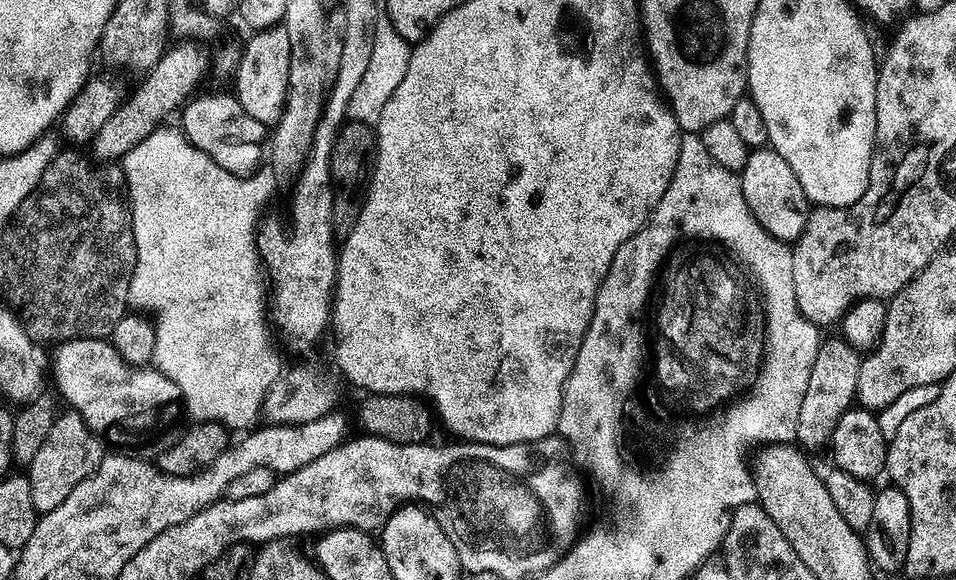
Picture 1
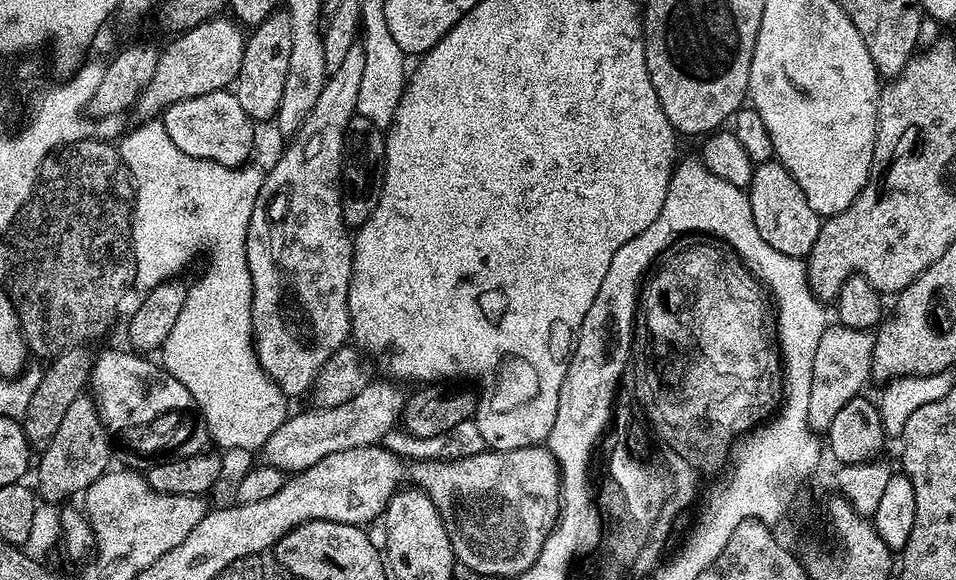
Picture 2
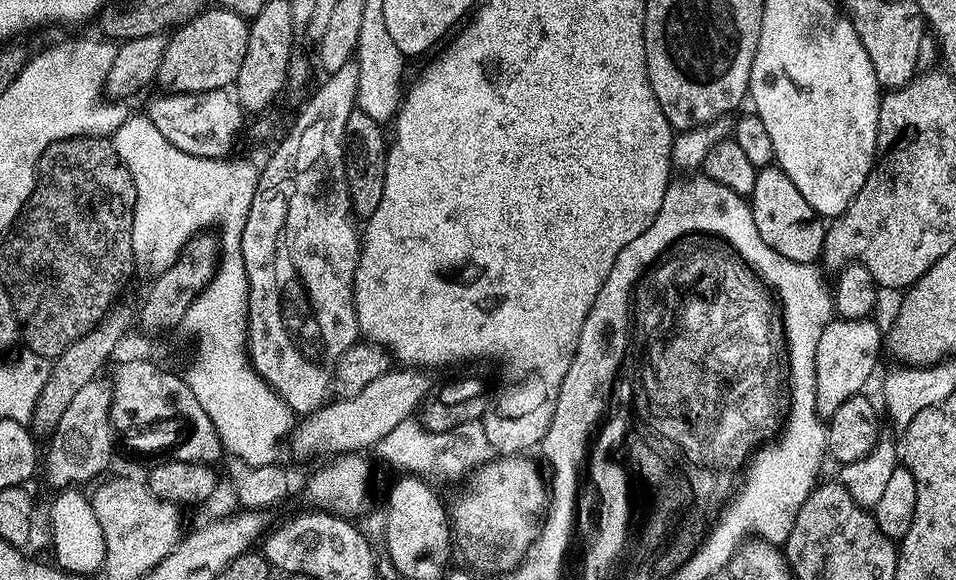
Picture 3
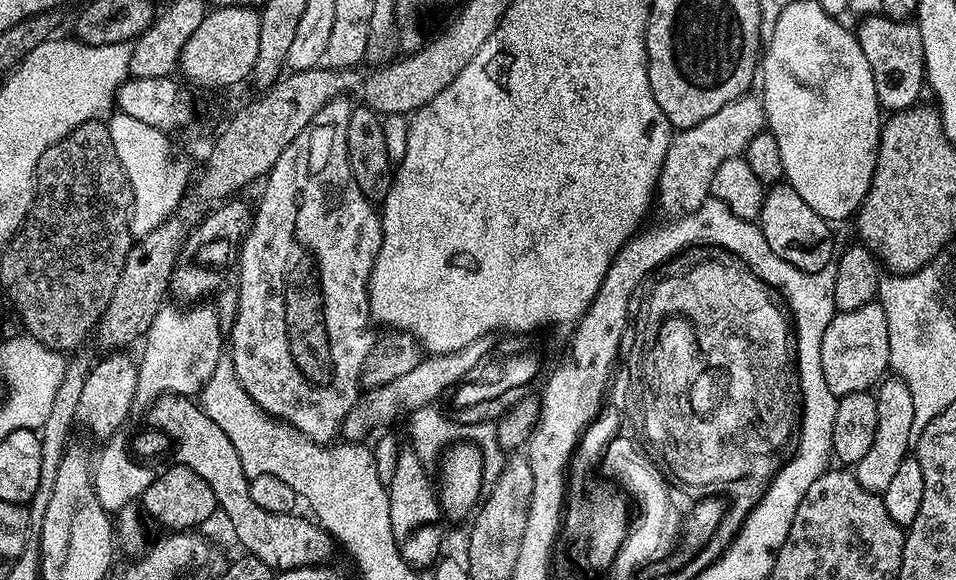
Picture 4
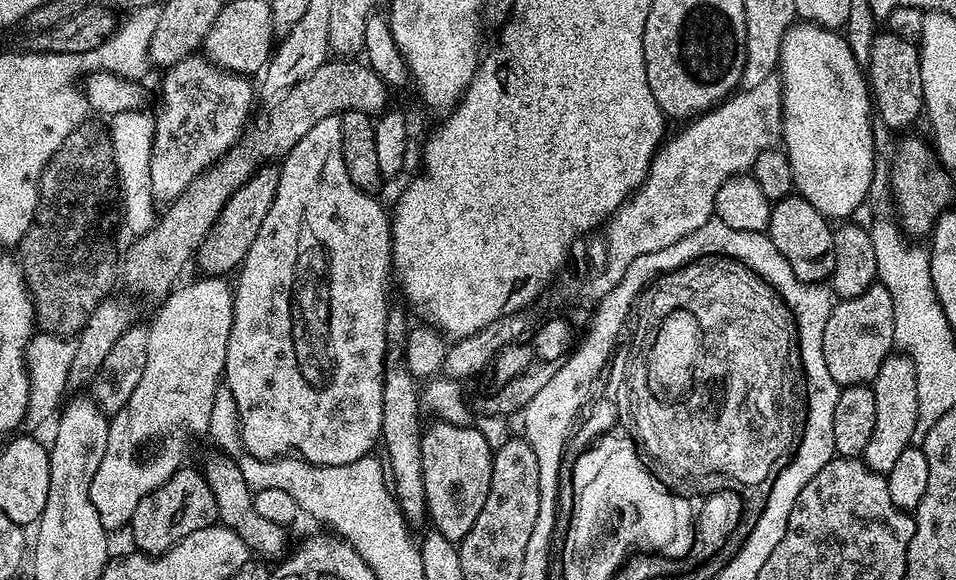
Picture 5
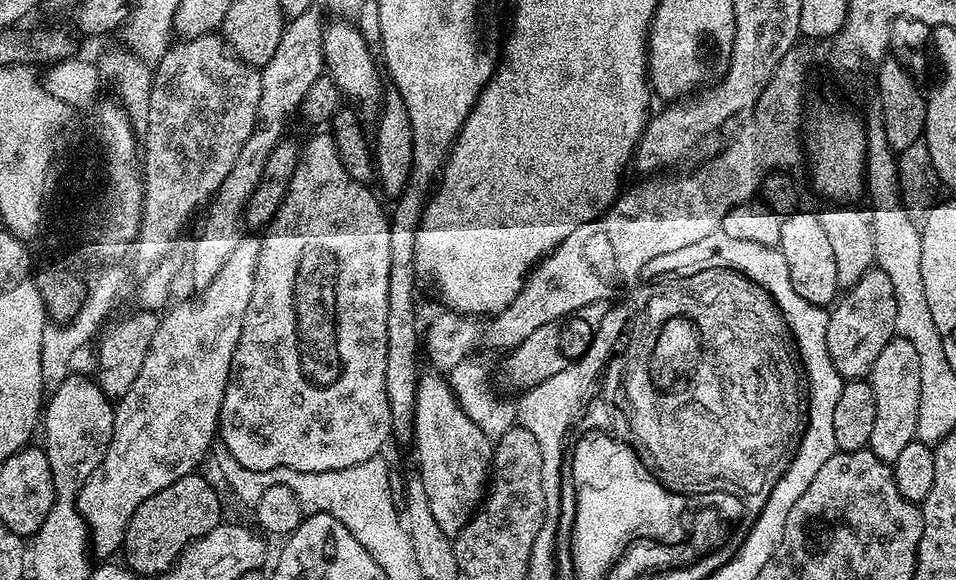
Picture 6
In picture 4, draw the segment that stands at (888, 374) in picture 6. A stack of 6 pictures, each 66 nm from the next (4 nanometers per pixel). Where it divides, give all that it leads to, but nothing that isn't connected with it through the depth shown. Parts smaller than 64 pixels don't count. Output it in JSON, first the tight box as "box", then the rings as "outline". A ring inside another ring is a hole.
{"box":[854,378,914,494],"outline":[[[899,378],[881,380],[874,395],[878,406],[878,430],[874,430],[874,442],[870,445],[870,451],[862,457],[862,462],[854,465],[854,475],[866,490],[883,494],[898,471],[898,462],[902,462],[913,447],[914,402],[906,382]]]}

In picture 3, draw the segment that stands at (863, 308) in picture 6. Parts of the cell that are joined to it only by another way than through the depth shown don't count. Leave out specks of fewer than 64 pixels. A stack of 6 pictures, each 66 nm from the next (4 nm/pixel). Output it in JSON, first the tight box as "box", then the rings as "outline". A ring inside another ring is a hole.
{"box":[814,318,880,417],"outline":[[[834,318],[818,338],[818,354],[814,354],[814,382],[816,409],[823,417],[830,417],[846,398],[854,398],[865,391],[868,379],[876,372],[880,360],[880,328],[875,319],[841,320]]]}

